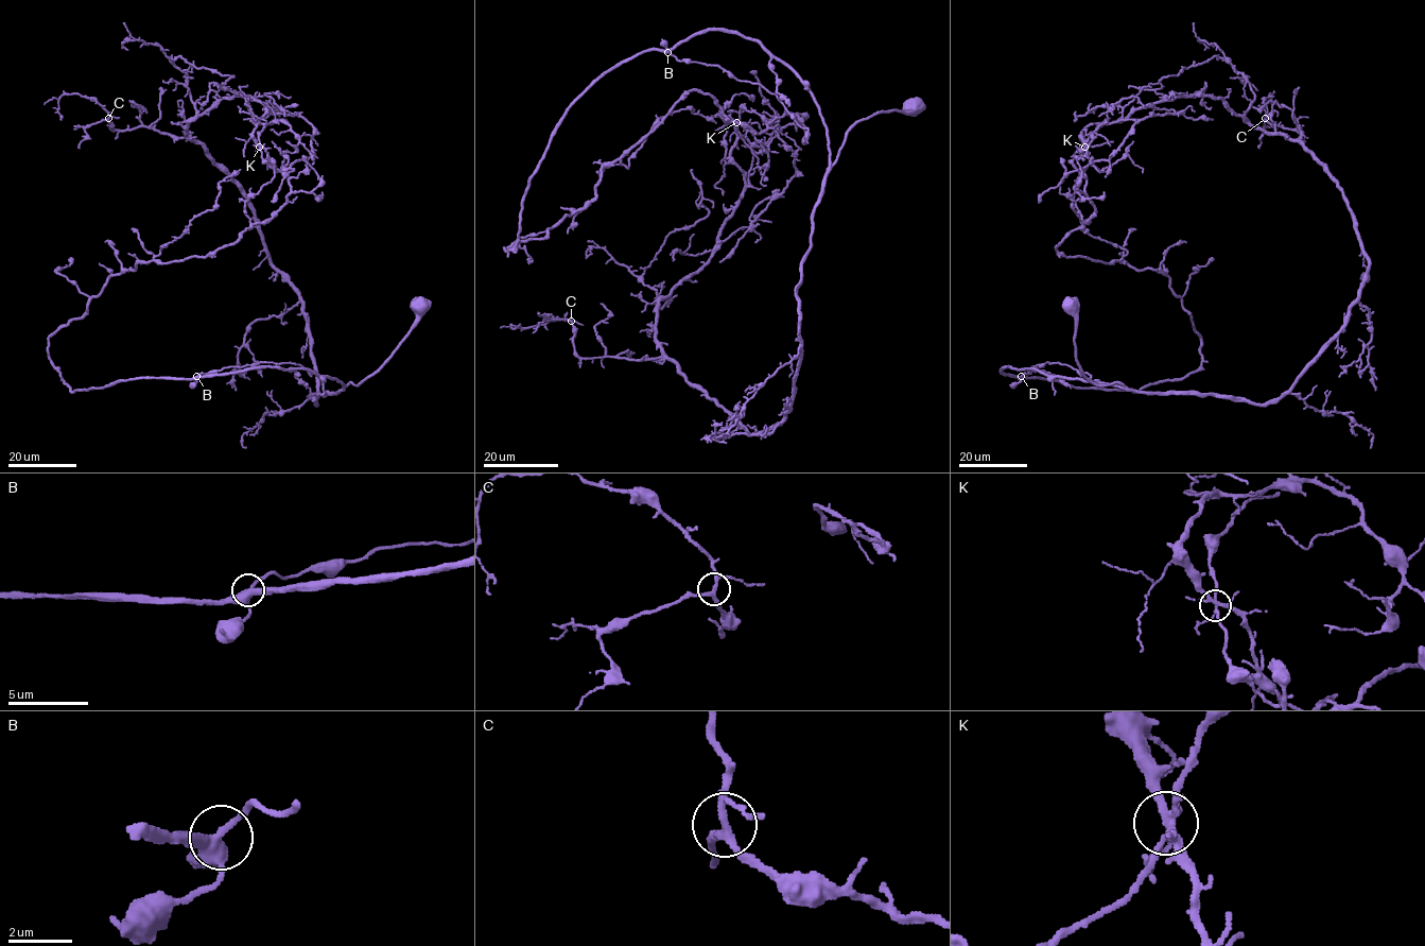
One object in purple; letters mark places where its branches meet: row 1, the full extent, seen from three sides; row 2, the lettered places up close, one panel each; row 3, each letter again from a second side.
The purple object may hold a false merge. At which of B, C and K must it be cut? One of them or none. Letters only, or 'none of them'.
none of them

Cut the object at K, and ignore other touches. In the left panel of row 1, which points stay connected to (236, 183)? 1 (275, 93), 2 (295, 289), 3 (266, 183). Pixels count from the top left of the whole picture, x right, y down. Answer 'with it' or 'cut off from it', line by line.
1: with it
2: cut off from it
3: cut off from it

